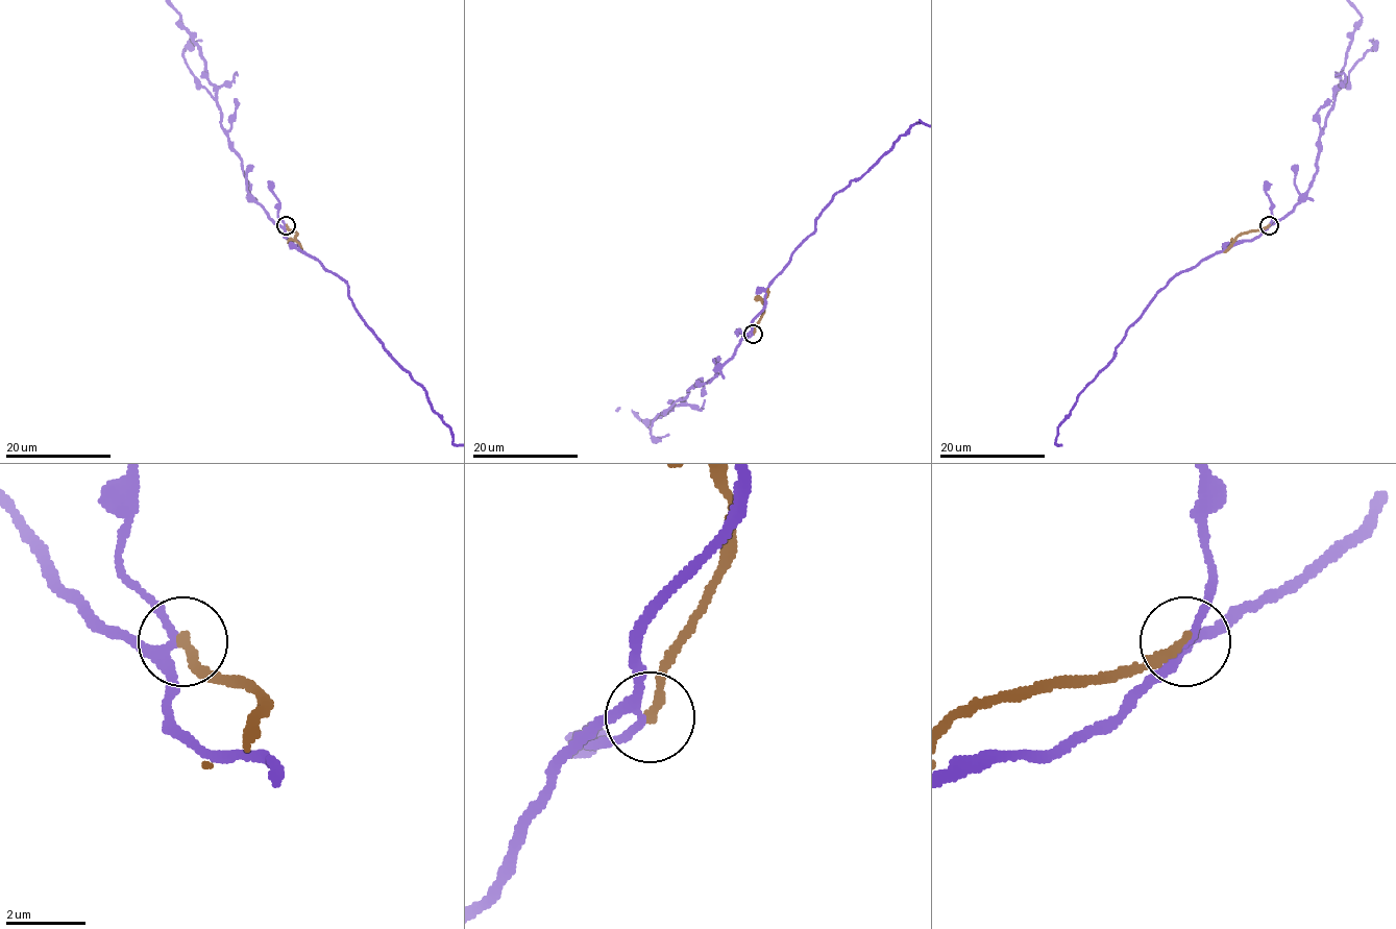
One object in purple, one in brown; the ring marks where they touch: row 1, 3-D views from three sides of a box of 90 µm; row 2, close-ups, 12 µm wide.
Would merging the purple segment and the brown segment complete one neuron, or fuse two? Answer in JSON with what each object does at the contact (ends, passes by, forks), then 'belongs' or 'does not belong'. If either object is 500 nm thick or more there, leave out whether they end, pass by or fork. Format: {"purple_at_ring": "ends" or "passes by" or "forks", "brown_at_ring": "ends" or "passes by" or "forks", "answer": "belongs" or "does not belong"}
{"purple_at_ring": "forks", "brown_at_ring": "ends", "answer": "does not belong"}

